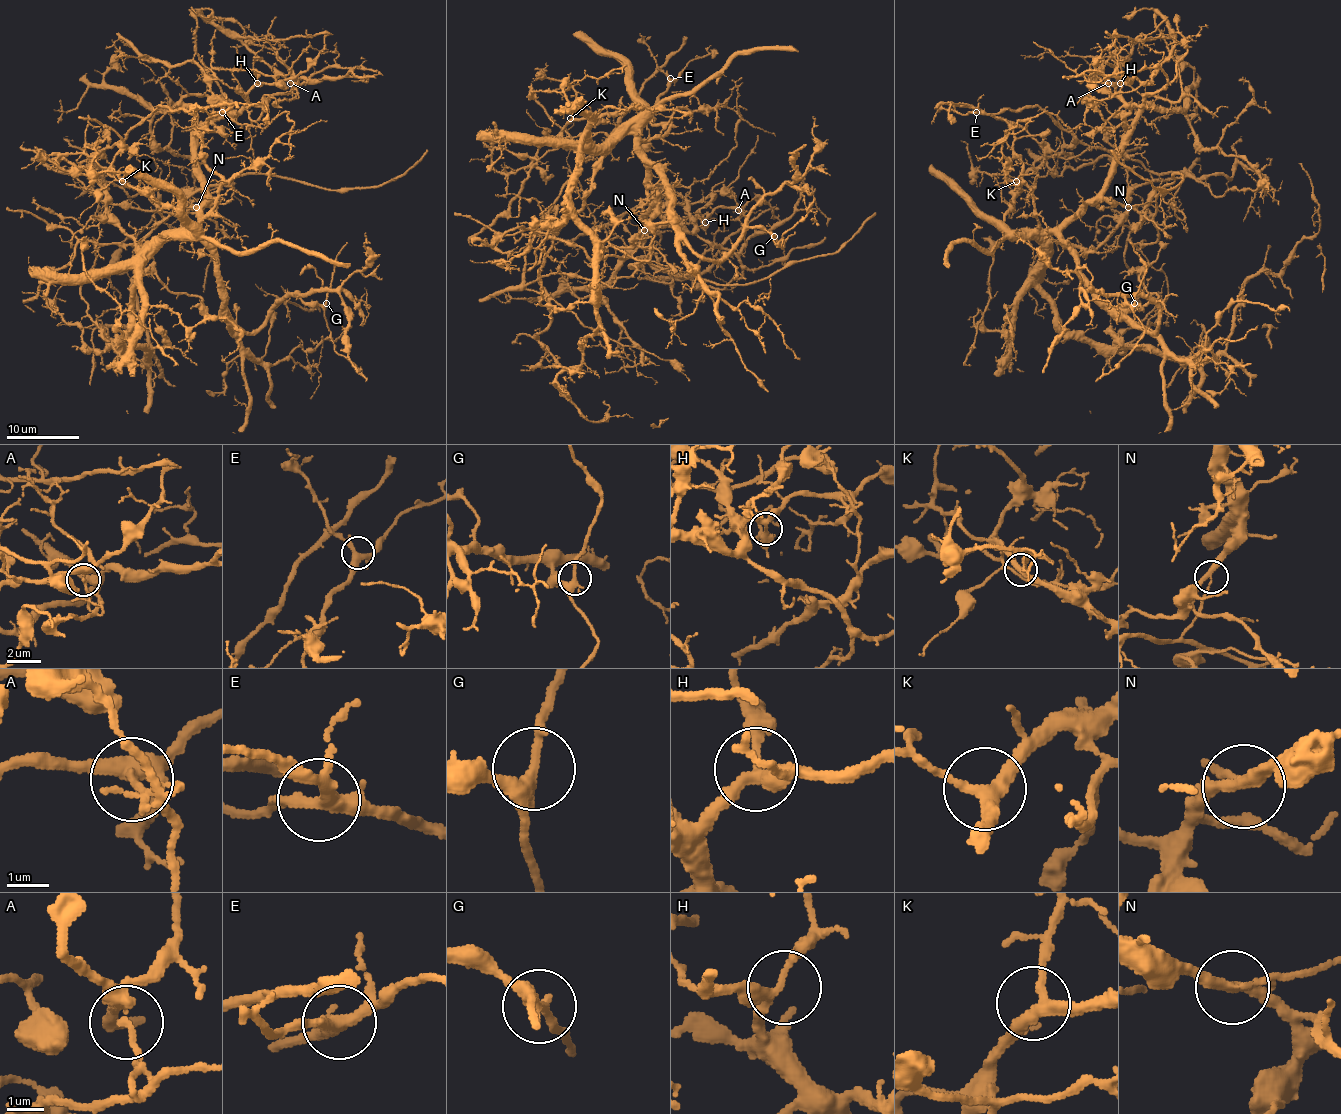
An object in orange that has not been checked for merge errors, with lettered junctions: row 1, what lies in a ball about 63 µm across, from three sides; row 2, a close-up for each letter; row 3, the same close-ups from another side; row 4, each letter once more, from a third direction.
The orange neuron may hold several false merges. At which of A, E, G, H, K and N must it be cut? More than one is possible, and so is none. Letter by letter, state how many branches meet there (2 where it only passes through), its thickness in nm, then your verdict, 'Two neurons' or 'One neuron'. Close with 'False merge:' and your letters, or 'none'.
A: Branches: 3. Thickness 280 nm. Two neurons
E: Branches: 3. Thickness 320 nm. One neuron
G: Branches: 3. Thickness 280 nm. One neuron
H: Branches: 3. Thickness 240 nm. One neuron
K: Branches: 3. Thickness 320 nm. One neuron
N: Branches: 2. Thickness 280 nm. Two neurons
False merge: A, N

